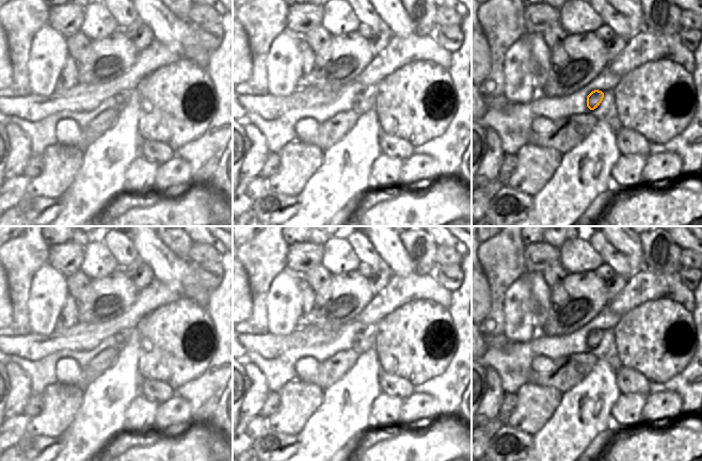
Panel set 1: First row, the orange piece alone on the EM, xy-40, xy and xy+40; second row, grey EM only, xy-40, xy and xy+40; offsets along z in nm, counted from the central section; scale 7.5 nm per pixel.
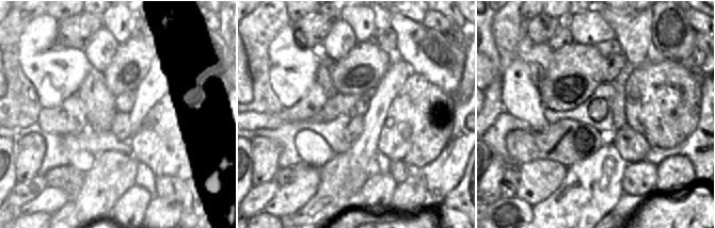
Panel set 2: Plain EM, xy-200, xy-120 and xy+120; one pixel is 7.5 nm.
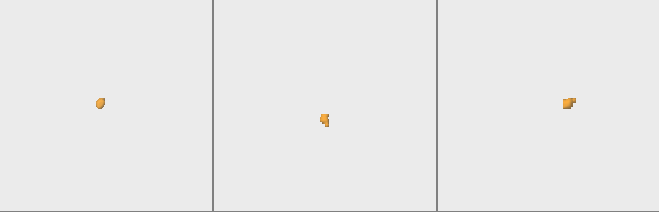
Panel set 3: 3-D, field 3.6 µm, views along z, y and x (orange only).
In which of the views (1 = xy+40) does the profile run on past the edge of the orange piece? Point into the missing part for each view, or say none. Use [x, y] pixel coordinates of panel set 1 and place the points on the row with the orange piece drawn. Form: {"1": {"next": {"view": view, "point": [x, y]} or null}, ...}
{"1": {"next": null}}

